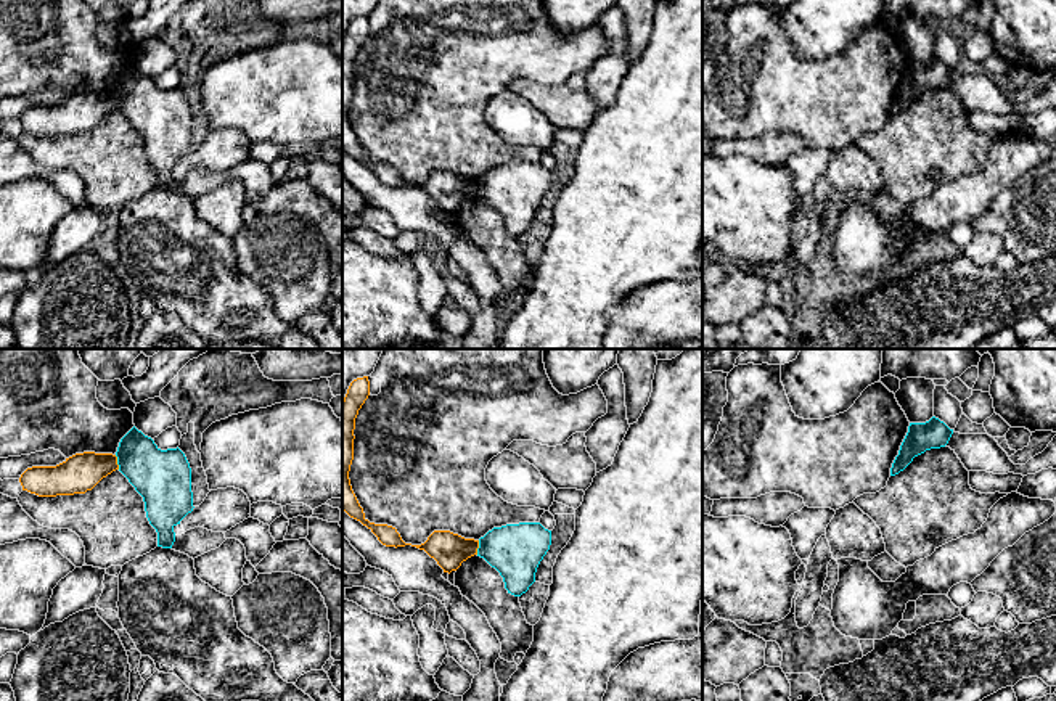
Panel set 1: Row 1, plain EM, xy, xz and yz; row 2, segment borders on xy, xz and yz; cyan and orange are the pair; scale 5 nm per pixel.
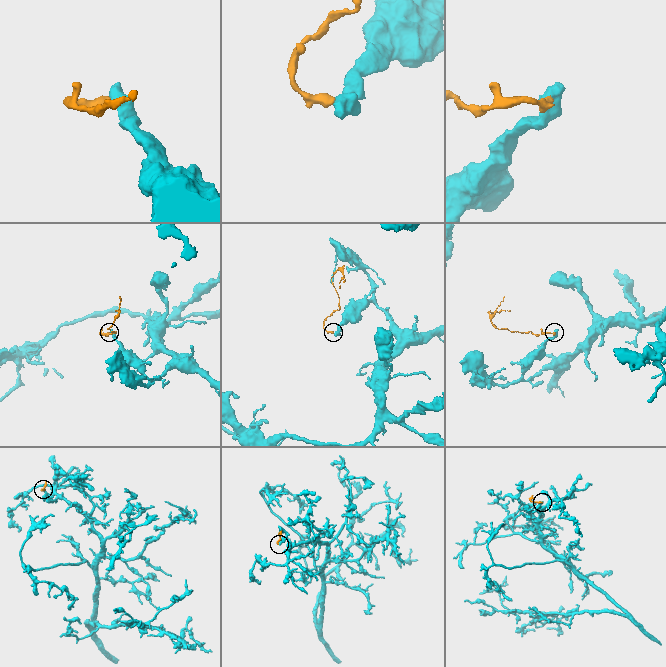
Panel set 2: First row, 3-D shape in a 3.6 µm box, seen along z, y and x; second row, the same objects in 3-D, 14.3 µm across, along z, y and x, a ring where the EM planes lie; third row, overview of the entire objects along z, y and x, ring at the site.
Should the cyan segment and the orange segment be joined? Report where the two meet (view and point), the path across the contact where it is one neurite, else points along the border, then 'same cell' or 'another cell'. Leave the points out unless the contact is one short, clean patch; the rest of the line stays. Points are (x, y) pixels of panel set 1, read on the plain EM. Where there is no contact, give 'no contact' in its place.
xy (118, 102) | along xy (114, 95), (119, 108) | another cell

